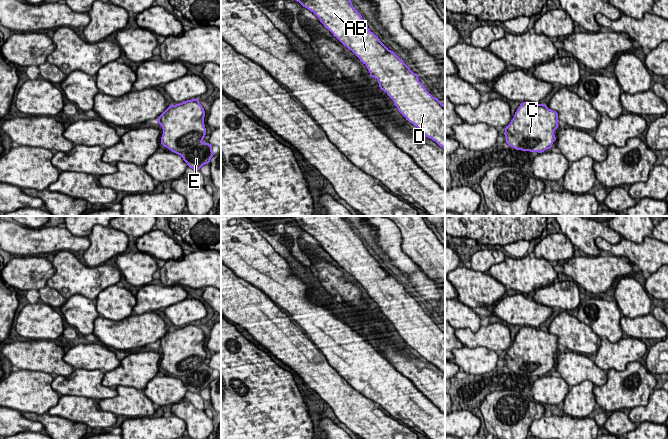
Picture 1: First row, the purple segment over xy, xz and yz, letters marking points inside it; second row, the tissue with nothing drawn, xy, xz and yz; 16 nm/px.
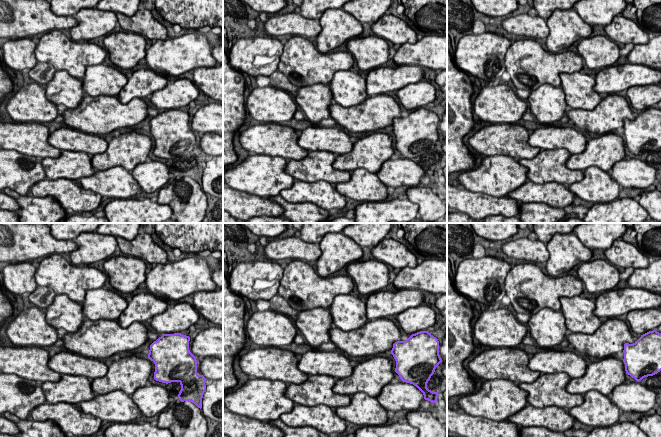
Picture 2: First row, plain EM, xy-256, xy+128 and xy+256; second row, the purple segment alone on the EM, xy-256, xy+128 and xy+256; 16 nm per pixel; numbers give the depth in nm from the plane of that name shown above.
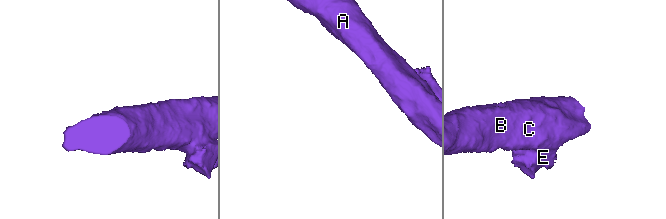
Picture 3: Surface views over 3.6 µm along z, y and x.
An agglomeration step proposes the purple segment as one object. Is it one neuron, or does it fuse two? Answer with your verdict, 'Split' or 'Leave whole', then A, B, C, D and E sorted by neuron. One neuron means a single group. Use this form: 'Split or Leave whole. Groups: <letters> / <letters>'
Leave whole. Groups: A B C D E

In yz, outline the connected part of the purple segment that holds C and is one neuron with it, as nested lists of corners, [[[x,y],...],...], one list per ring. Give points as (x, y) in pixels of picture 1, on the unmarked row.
[[[523,326],[515,336],[512,345],[505,352],[506,367],[516,374],[542,377],[552,371],[556,364],[554,354],[559,351],[558,337],[546,329]]]

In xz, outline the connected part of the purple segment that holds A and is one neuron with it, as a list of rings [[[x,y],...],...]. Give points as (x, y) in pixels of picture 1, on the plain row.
[[[290,216],[290,218],[302,231],[313,236],[324,251],[367,290],[370,300],[378,304],[380,313],[393,324],[406,344],[445,374],[445,329],[425,313],[418,303],[418,298],[412,297],[403,284],[369,254],[367,246],[353,231],[351,224],[343,216]]]

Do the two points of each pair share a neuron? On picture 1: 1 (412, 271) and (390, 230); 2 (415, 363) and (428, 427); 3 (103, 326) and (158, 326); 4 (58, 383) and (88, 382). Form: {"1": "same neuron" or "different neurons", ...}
{"1": "same neuron", "2": "different neurons", "3": "same neuron", "4": "same neuron"}

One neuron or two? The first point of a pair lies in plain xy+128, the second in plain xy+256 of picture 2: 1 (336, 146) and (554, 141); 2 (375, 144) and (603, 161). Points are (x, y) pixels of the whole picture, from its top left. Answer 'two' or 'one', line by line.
1: one
2: one

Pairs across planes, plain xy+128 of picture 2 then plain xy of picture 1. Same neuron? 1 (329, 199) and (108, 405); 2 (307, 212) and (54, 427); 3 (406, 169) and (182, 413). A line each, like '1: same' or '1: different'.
1: different
2: same
3: different

